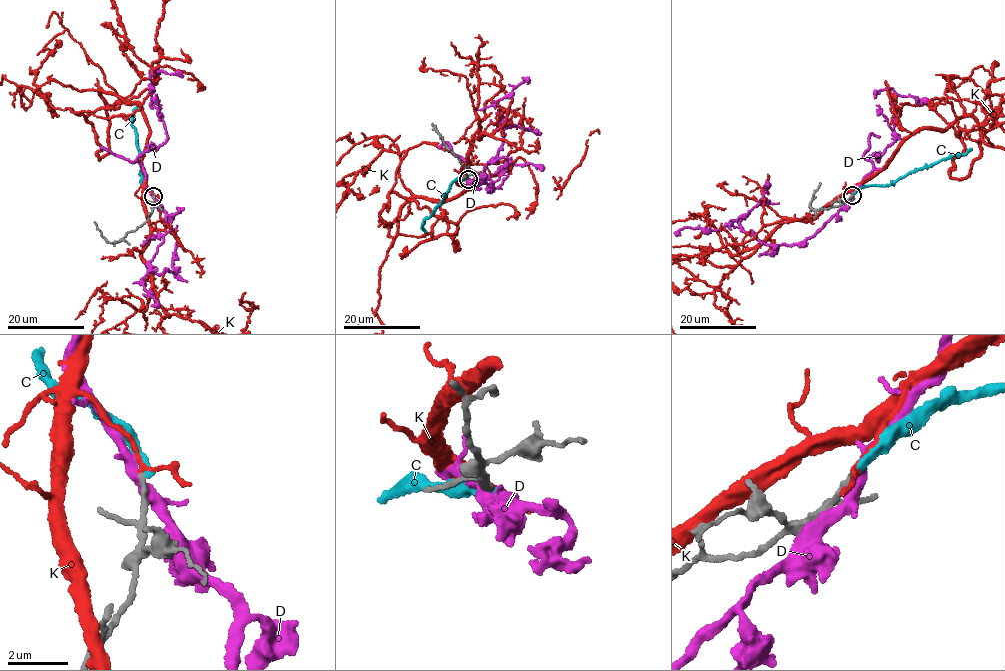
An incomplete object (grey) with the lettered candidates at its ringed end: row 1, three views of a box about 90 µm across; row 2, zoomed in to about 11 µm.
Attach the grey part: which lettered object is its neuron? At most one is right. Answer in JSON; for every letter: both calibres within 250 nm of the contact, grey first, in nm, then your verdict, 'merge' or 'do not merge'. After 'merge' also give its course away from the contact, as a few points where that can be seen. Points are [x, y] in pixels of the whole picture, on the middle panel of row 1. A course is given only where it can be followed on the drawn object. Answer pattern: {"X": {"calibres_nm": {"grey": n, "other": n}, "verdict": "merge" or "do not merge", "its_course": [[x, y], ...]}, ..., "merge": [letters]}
{"C": {"calibres_nm": {"grey": 190, "other": 280}, "verdict": "do not merge"}, "D": {"calibres_nm": {"grey": 220, "other": 320}, "verdict": "do not merge"}, "K": {"calibres_nm": {"grey": 190, "other": 110}, "verdict": "do not merge"}, "merge": []}

